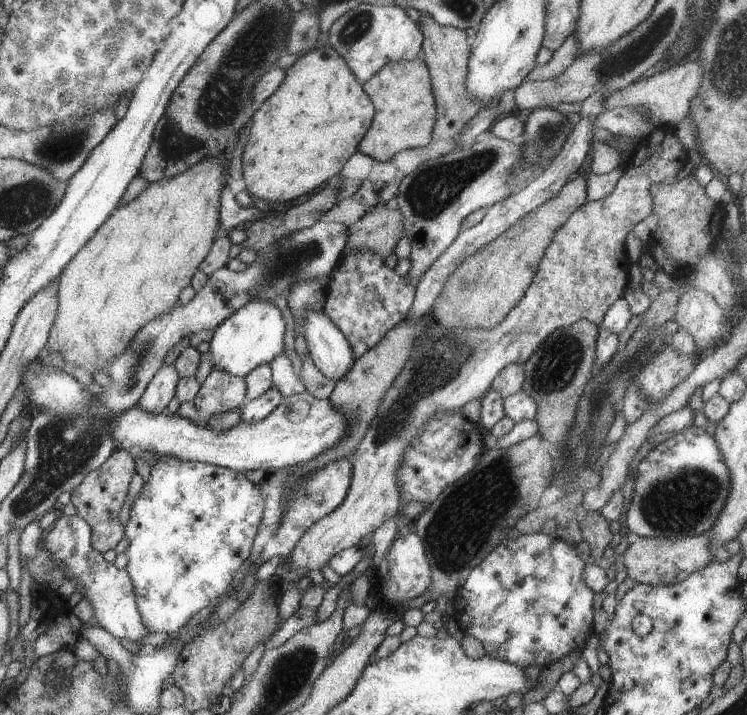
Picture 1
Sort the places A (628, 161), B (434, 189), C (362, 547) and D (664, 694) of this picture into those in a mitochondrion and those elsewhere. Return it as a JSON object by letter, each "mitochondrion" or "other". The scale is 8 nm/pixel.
{"A":"other","B":"mitochondrion","C":"other","D":"other"}

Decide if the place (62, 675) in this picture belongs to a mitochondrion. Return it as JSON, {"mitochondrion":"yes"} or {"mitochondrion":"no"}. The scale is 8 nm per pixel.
{"mitochondrion":"no"}

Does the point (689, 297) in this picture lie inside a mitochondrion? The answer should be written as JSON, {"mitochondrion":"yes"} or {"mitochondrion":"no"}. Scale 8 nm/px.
{"mitochondrion":"no"}

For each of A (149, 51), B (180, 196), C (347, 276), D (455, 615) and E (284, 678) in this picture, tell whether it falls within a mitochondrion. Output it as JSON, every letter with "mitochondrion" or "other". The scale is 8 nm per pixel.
{"A":"other","B":"other","C":"other","D":"other","E":"mitochondrion"}

